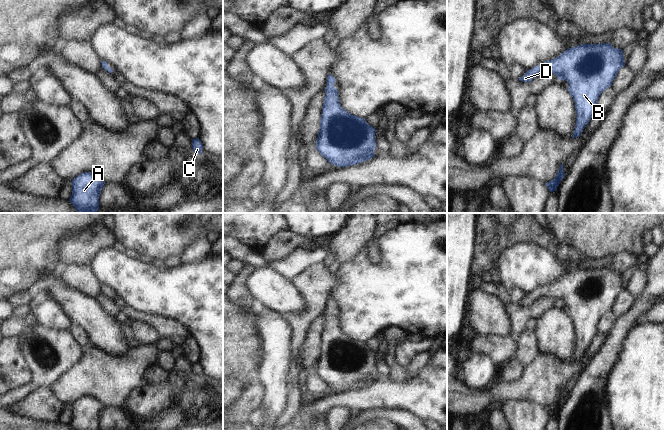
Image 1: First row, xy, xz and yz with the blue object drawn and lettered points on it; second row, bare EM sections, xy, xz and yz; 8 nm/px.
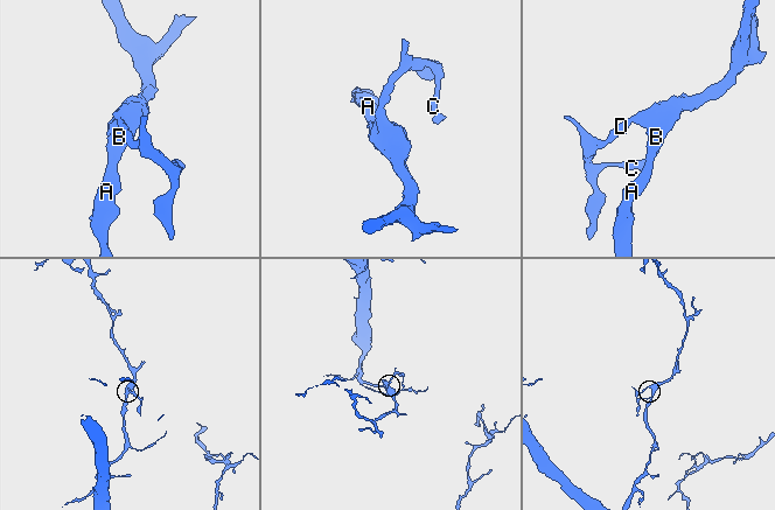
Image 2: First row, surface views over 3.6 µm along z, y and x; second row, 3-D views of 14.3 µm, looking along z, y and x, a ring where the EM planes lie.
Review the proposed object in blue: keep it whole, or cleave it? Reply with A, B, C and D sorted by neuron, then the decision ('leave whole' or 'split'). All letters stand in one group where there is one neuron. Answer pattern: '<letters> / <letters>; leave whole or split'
A B C D; leave whole

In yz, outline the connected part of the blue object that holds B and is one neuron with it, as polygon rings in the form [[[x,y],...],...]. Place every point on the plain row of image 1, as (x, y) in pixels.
[[[602,267],[602,268],[580,268],[577,271],[568,272],[563,277],[561,277],[558,281],[545,285],[544,288],[537,289],[521,300],[518,304],[522,306],[531,306],[537,299],[541,298],[544,294],[551,296],[557,300],[557,302],[561,304],[565,304],[569,307],[568,315],[570,319],[573,321],[575,326],[575,333],[577,337],[576,341],[576,349],[572,362],[579,361],[585,352],[585,350],[589,347],[593,337],[597,334],[597,325],[601,317],[610,311],[613,307],[614,302],[616,301],[618,295],[625,290],[624,279],[622,273],[614,272],[610,267]]]

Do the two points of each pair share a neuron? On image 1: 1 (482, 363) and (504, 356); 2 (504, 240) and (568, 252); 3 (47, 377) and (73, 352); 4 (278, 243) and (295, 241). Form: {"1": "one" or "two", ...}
{"1": "two", "2": "one", "3": "one", "4": "one"}

